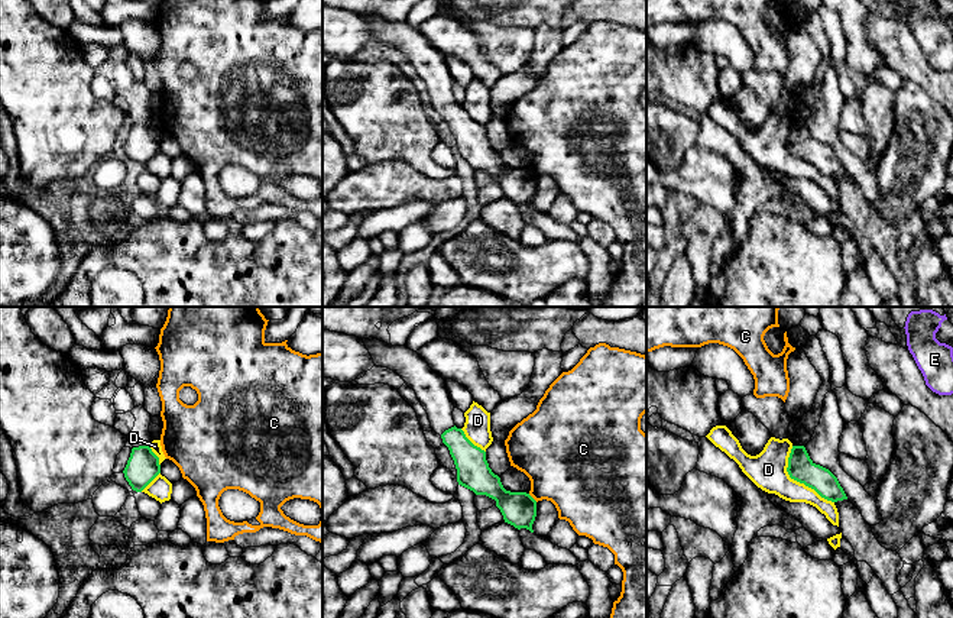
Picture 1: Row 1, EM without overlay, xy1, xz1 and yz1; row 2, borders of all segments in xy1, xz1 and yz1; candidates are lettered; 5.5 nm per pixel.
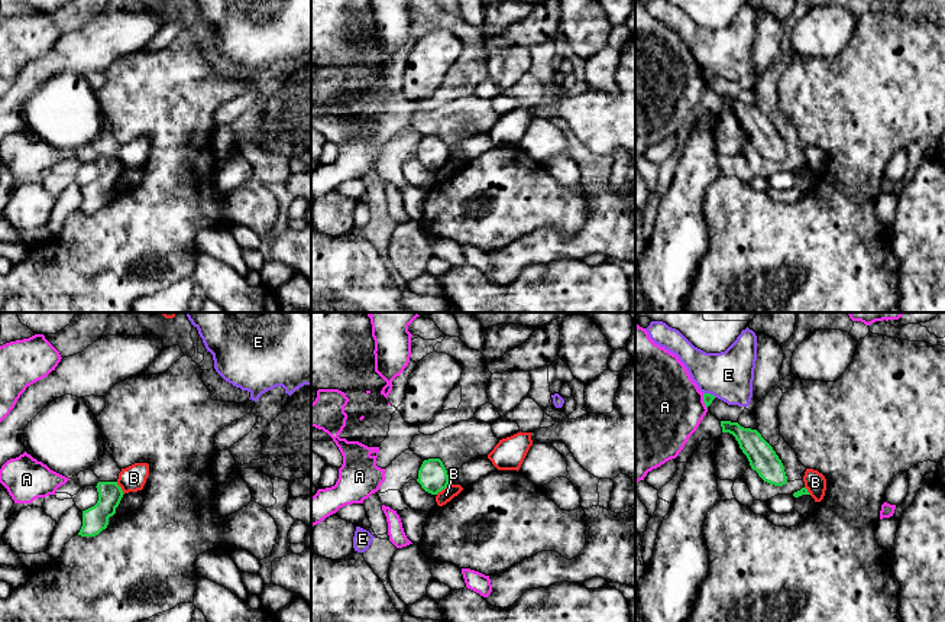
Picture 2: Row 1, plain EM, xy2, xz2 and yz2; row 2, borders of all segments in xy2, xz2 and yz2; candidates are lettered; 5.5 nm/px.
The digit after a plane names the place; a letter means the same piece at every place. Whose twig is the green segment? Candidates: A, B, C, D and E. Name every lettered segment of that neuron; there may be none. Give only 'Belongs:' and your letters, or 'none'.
Belongs: none

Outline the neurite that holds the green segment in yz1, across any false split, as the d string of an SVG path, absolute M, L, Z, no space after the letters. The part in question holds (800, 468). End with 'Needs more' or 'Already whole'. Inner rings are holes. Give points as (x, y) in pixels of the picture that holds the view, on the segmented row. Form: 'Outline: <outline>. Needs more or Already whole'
Outline: M792 446L787 472L791 479L814 489L827 501L837 502L847 499L837 478L829 469L816 465L804 446Z. Already whole

